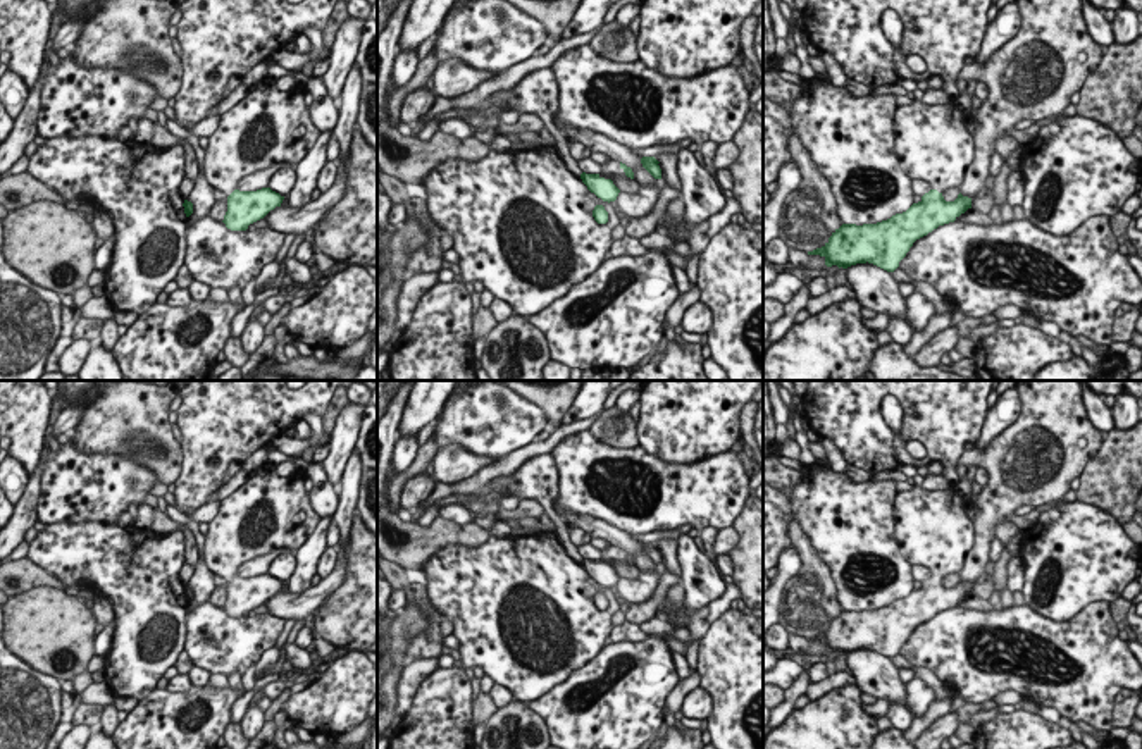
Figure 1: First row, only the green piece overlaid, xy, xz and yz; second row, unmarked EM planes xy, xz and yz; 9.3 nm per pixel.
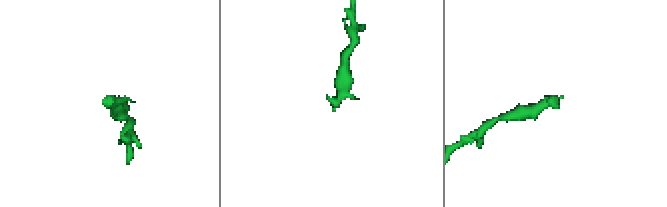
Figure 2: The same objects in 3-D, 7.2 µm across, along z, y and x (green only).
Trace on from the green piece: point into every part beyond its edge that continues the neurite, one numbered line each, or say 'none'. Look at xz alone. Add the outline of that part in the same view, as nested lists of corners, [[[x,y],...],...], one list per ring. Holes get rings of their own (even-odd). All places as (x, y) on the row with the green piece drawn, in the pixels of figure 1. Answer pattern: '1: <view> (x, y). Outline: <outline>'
1: xz (612, 167). Outline: [[[611,158],[608,164],[601,167],[599,177],[610,179],[611,176],[627,177],[620,162]]]

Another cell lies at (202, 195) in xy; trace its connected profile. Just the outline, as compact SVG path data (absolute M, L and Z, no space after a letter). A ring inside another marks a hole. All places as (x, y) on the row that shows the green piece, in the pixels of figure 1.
M198 167L198 174L195 177L195 186L186 198L193 203L193 214L186 219L186 227L189 229L196 220L208 215L212 205L215 203L214 198L215 189L207 183L205 172Z

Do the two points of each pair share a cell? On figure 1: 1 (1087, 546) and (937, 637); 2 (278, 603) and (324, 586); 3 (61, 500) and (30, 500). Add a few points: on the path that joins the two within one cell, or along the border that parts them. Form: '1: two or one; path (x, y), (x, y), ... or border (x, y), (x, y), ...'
1: two; border (1025, 603), (1039, 613), (1061, 622)
2: one; path (290, 603), (305, 603), (312, 598)
3: two; border (47, 460), (40, 479), (37, 520)

